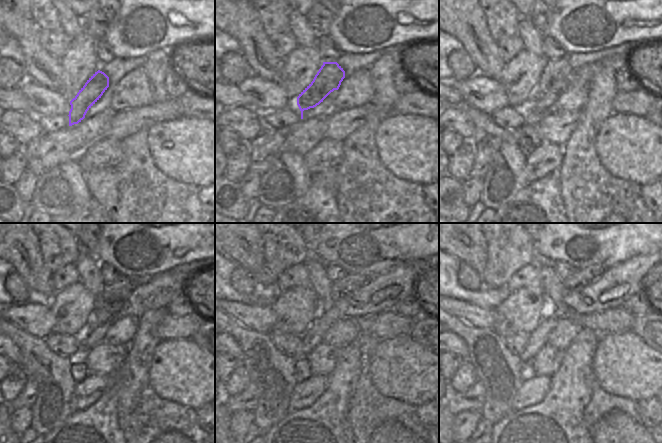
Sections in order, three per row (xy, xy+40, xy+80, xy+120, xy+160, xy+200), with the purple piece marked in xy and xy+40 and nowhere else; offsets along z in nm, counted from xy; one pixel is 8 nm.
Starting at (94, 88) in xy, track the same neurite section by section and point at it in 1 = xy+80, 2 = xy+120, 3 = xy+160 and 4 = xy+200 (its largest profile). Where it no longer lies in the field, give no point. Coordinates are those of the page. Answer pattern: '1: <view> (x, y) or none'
1: xy+80 (556, 71)
2: xy+120 (116, 291)
3: xy+160 (350, 283)
4: xy+200 (579, 279)

